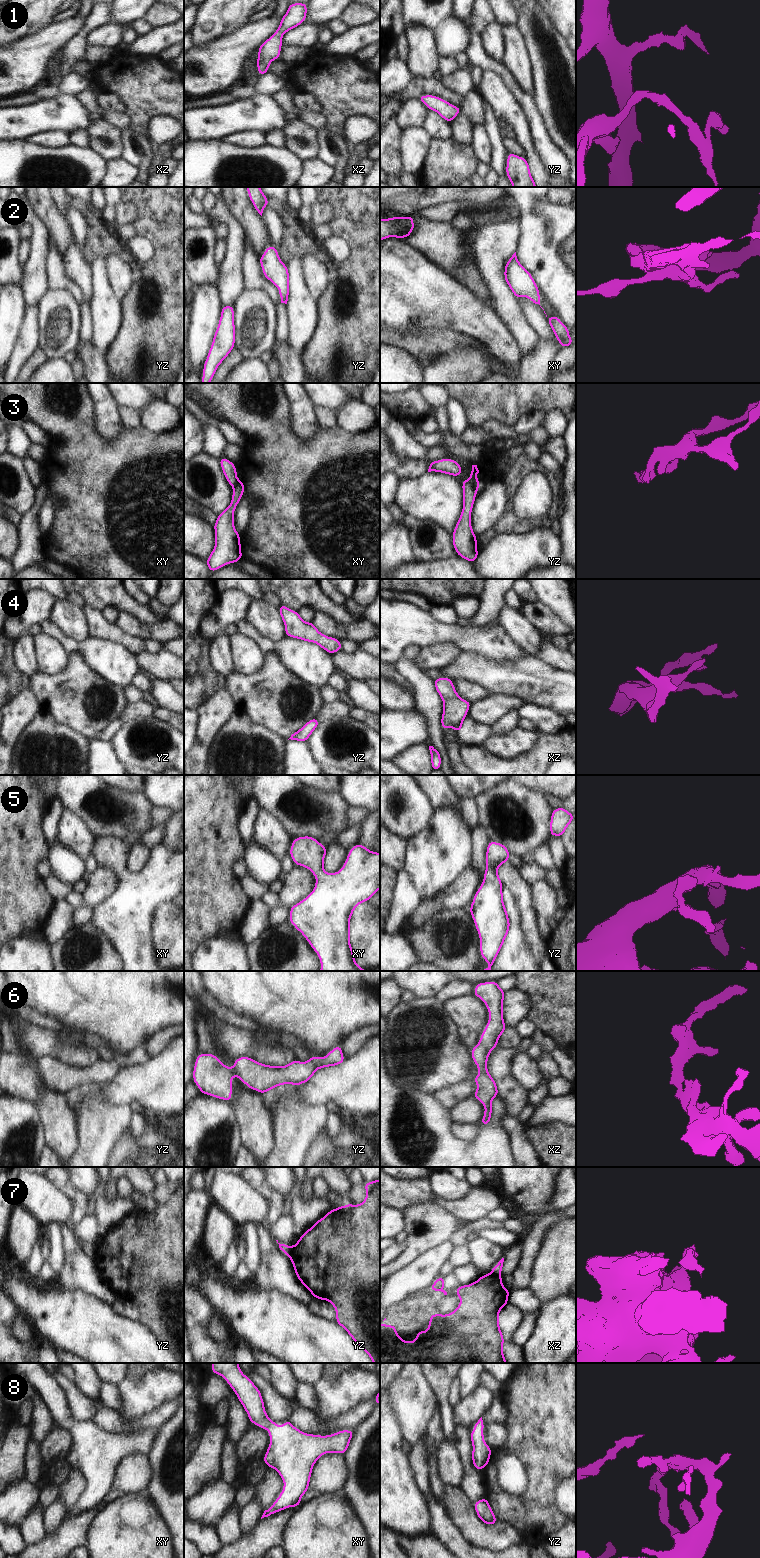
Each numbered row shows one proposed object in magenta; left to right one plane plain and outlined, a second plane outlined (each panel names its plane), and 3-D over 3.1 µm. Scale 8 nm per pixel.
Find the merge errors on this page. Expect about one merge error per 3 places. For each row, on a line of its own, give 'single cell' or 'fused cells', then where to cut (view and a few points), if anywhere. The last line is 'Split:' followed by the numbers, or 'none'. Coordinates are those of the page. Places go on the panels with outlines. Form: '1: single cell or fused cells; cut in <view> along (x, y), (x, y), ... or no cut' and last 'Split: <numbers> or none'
1: single cell; no cut
2: single cell; no cut
3: fused cells; cut in yz along (470, 477), (479, 485)
4: single cell; no cut
5: single cell; no cut
6: single cell; no cut
7: fused cells; cut in yz along (292, 1246), (289, 1257)
8: single cell; no cut
Split: 3, 7

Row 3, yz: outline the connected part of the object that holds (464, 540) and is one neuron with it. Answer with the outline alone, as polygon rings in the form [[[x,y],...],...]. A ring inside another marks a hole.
[[[474,479],[462,481],[463,509],[452,534],[455,552],[471,563],[474,563],[479,555],[477,536],[471,525],[471,513],[478,489],[479,484]]]

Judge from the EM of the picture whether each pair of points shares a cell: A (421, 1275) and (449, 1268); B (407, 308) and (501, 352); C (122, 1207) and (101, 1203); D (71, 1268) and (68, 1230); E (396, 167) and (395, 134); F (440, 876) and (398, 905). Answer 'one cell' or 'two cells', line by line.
A: two cells
B: one cell
C: one cell
D: one cell
E: one cell
F: two cells

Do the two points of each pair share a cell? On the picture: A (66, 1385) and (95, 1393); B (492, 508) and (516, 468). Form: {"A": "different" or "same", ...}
{"A": "different", "B": "different"}

